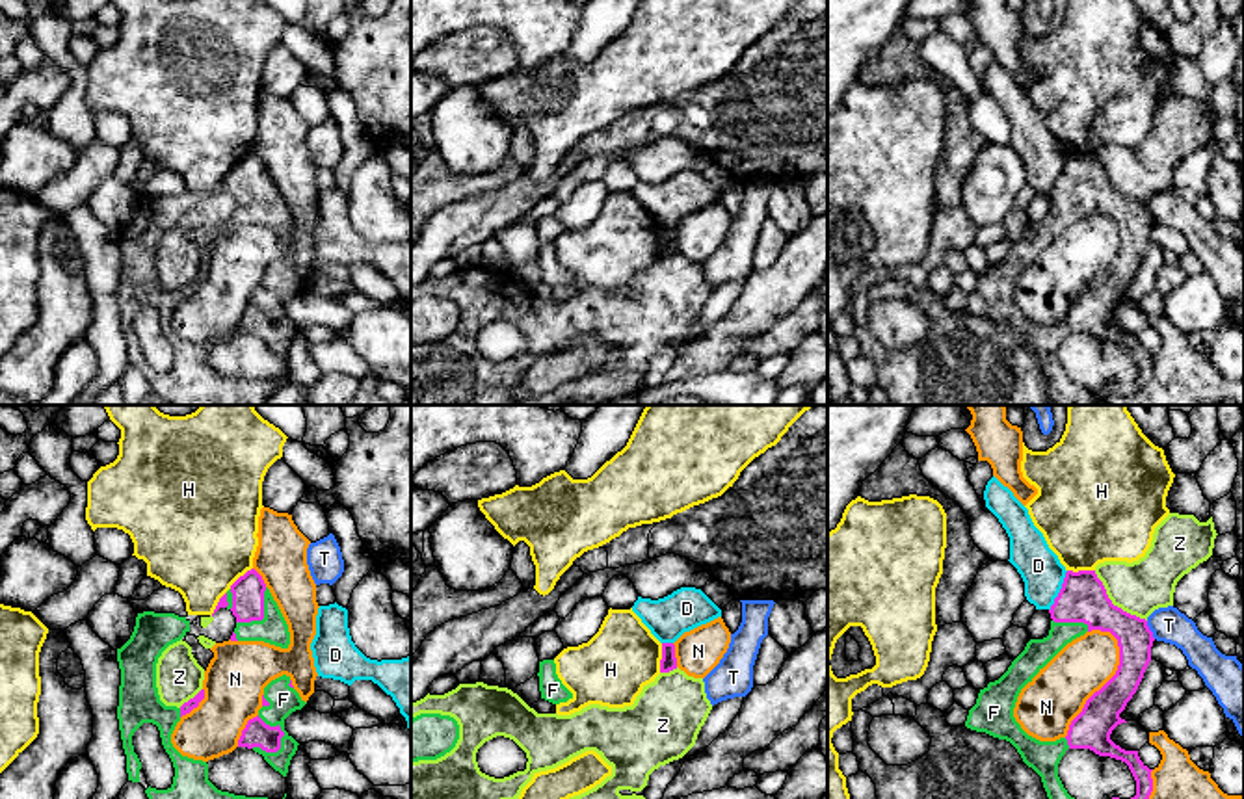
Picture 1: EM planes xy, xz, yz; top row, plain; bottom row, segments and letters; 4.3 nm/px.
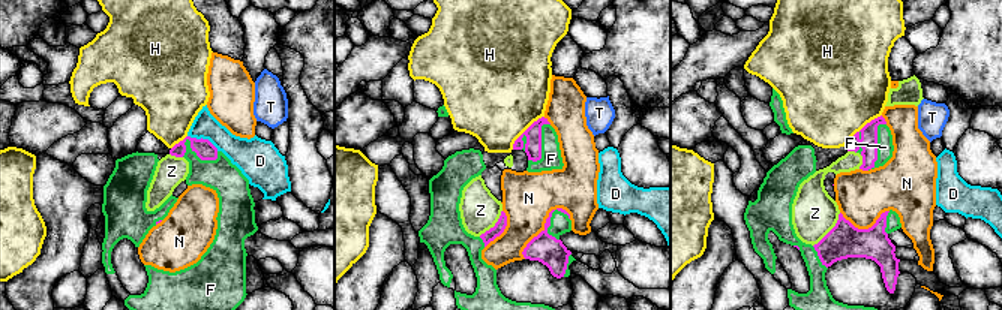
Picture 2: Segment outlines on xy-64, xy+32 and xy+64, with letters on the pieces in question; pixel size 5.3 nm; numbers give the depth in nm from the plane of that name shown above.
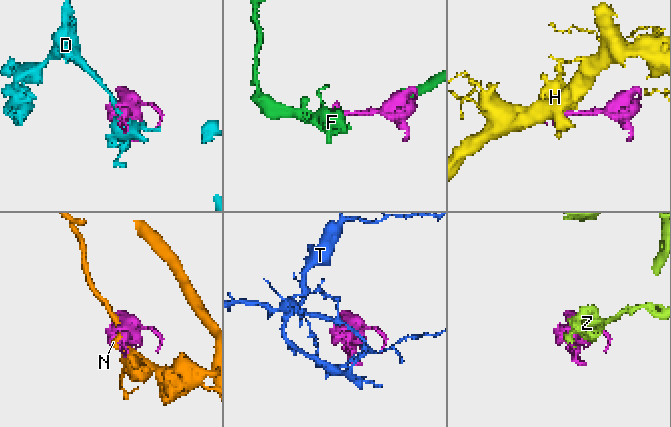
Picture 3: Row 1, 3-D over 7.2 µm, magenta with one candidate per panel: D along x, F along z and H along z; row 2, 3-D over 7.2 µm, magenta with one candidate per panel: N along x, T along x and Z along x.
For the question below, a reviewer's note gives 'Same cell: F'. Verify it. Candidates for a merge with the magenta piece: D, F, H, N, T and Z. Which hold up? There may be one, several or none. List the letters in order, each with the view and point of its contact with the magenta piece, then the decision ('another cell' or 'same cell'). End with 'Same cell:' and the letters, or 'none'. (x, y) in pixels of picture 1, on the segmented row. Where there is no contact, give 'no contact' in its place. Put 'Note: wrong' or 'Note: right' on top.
Note: right
D: yz (1060, 591) | another cell
F: xy (279, 729) | same cell
H: xz (662, 658) | another cell
N: yz (1105, 684) | another cell
T: yz (1150, 630) | another cell
Z: yz (1112, 604) | another cell
Same cell: F

